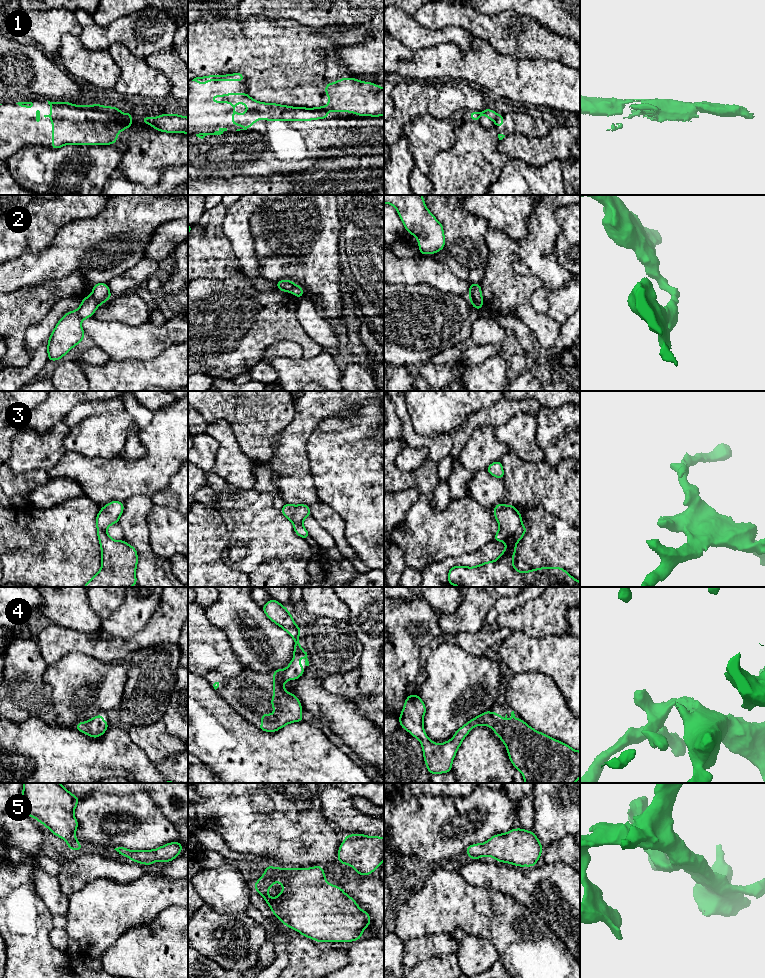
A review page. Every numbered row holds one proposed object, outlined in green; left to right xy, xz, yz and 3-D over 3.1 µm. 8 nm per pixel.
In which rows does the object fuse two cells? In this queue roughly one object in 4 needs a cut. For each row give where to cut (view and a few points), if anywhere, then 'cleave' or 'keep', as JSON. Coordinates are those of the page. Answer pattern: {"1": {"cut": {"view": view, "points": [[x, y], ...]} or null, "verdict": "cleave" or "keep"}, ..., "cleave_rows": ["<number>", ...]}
{"1": {"cut": {"view": "xz", "points": [[314, 108], [327, 111]]}, "verdict": "cleave"}, "2": {"cut": {"view": "yz", "points": [[470, 299], [481, 305]]}, "verdict": "cleave"}, "3": {"cut": {"view": "yz", "points": [[521, 524], [506, 542]]}, "verdict": "cleave"}, "4": {"cut": null, "verdict": "keep"}, "5": {"cut": null, "verdict": "keep"}, "cleave_rows": ["1", "2", "3"]}

